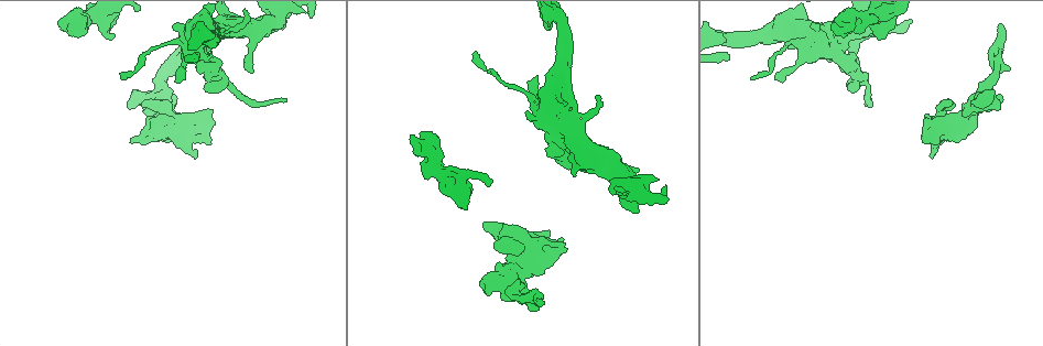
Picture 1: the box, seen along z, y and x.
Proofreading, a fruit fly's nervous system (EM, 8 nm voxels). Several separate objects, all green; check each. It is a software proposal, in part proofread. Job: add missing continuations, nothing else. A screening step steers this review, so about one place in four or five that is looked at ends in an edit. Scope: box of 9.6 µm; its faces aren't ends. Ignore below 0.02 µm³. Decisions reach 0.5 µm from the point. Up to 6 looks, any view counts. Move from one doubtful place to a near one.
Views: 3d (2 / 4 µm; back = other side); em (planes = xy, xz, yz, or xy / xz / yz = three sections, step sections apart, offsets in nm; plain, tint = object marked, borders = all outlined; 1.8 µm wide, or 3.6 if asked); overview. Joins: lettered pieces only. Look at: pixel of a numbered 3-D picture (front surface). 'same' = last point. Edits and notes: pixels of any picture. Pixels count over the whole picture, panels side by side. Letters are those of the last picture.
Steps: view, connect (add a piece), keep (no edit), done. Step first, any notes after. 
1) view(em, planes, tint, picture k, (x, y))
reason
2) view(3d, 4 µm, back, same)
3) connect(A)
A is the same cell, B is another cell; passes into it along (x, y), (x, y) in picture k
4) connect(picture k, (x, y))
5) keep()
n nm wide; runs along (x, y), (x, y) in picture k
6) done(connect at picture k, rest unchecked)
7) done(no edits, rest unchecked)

view(em, planes, tint, picture 1, (239, 92))
calibre changes

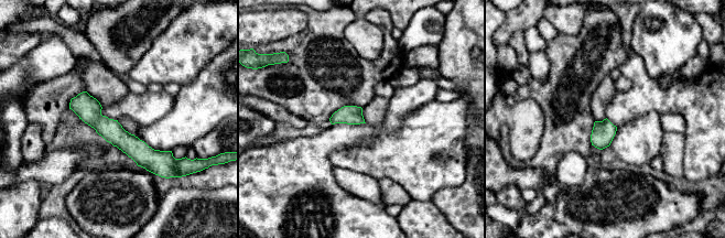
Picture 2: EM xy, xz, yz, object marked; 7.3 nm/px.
view(em, planes, borders, same)

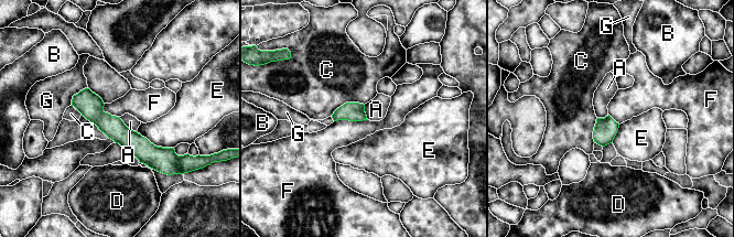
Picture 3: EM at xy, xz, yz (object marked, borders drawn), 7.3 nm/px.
keep()
A, B, C, D, E, F and G are other cells; border along (367, 119), (334, 121) in picture 3; none of them fits

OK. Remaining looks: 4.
view(em, 3.6 µm, planes, borders, picture 1, (252, 26))
small branch off a trunk

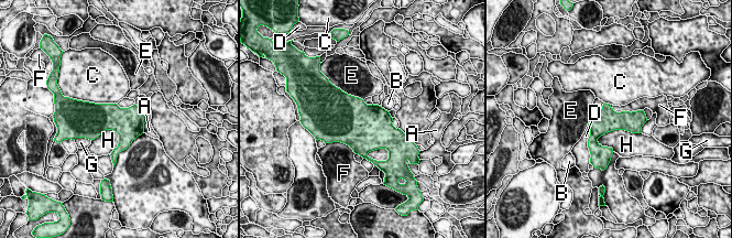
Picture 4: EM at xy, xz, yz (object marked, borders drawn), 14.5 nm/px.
keep()
340 nm wide; A, B, C, D, E, F, G and H are other cells; border along (610, 105), (616, 111), (643, 109) in picture 4; none of them fits

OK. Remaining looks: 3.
view(em, planes, plain, picture 1, (880, 36))
branch stops here

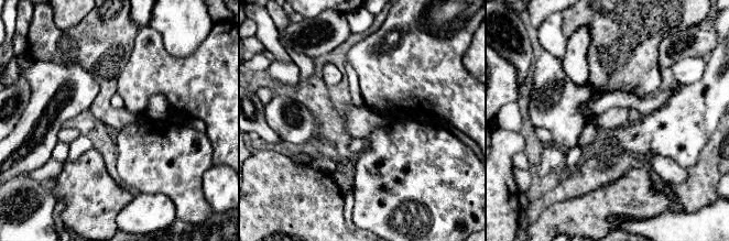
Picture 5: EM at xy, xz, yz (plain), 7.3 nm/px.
view(em, planes, borders, same)

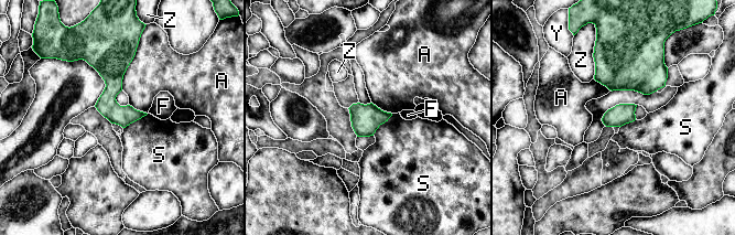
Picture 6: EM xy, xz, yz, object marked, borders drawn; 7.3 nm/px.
keep()
A, F, S, Y and Z are other cells; border along (392, 114), (373, 135) in picture 6; none of them fits

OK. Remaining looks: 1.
done(no edits, rest unchecked)

